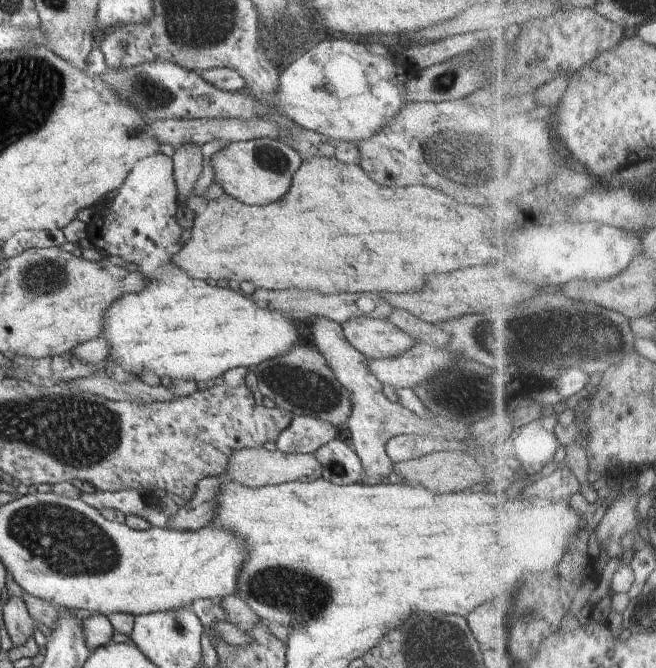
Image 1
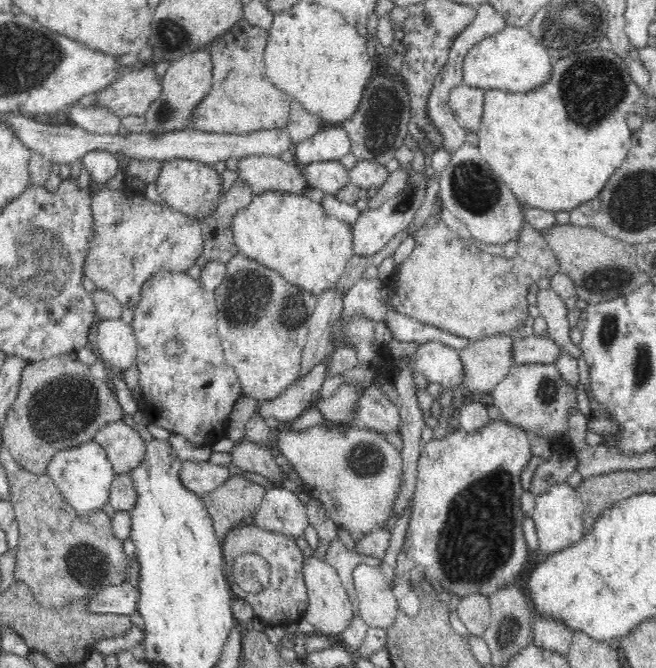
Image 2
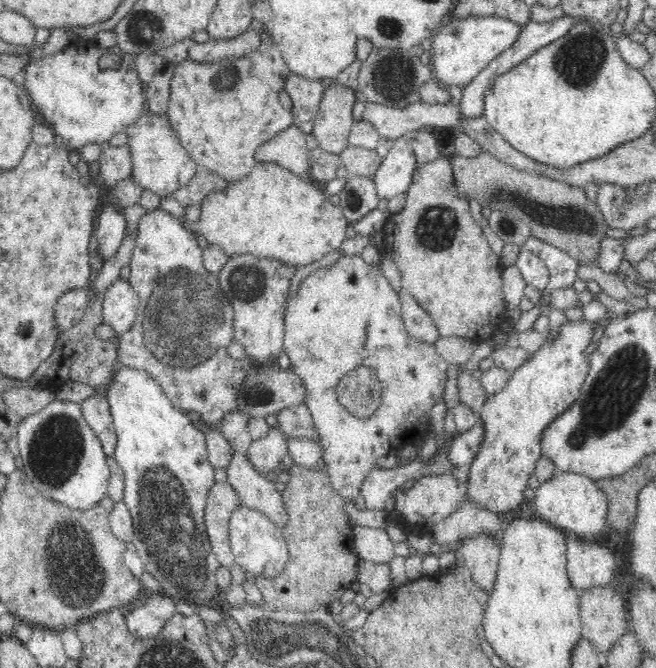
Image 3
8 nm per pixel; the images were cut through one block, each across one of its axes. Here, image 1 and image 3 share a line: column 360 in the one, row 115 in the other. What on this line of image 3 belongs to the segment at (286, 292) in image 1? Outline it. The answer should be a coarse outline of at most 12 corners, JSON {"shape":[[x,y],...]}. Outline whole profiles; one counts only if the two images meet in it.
{"shape":[[287,73],[293,124],[312,134],[324,85]]}

